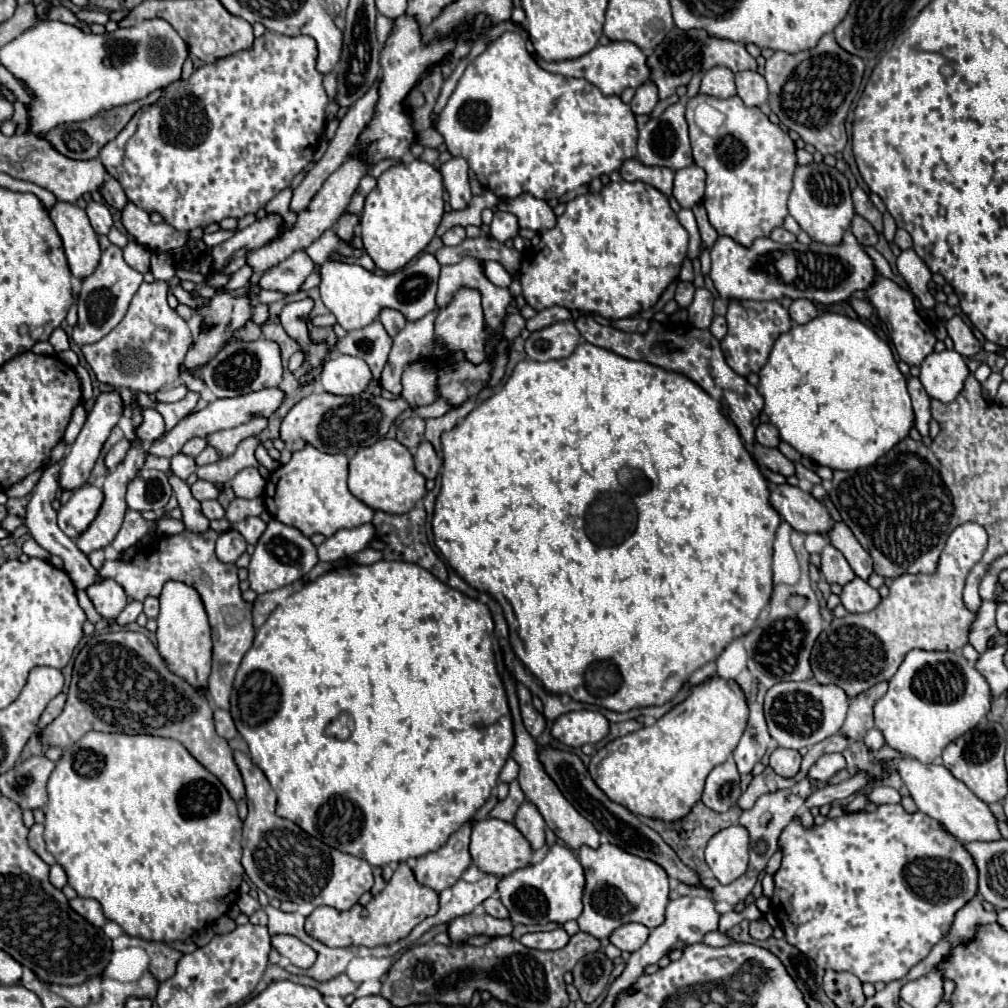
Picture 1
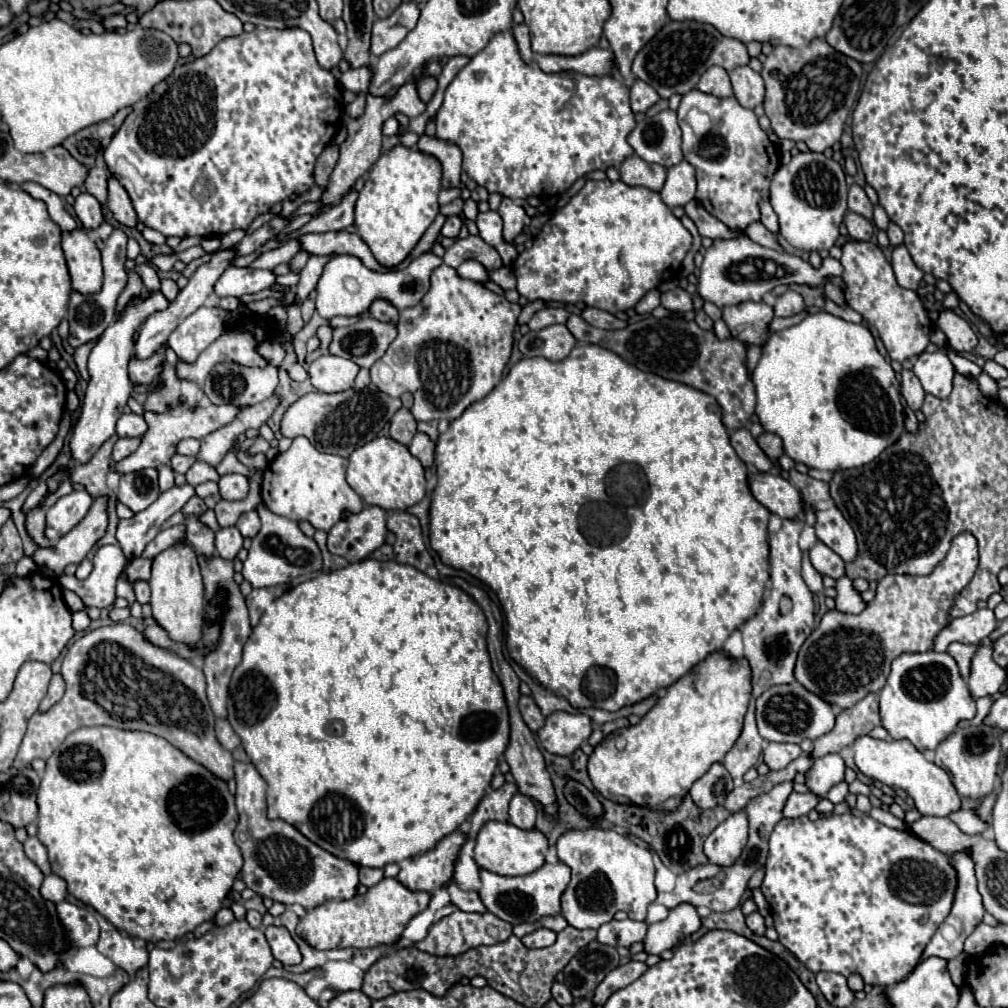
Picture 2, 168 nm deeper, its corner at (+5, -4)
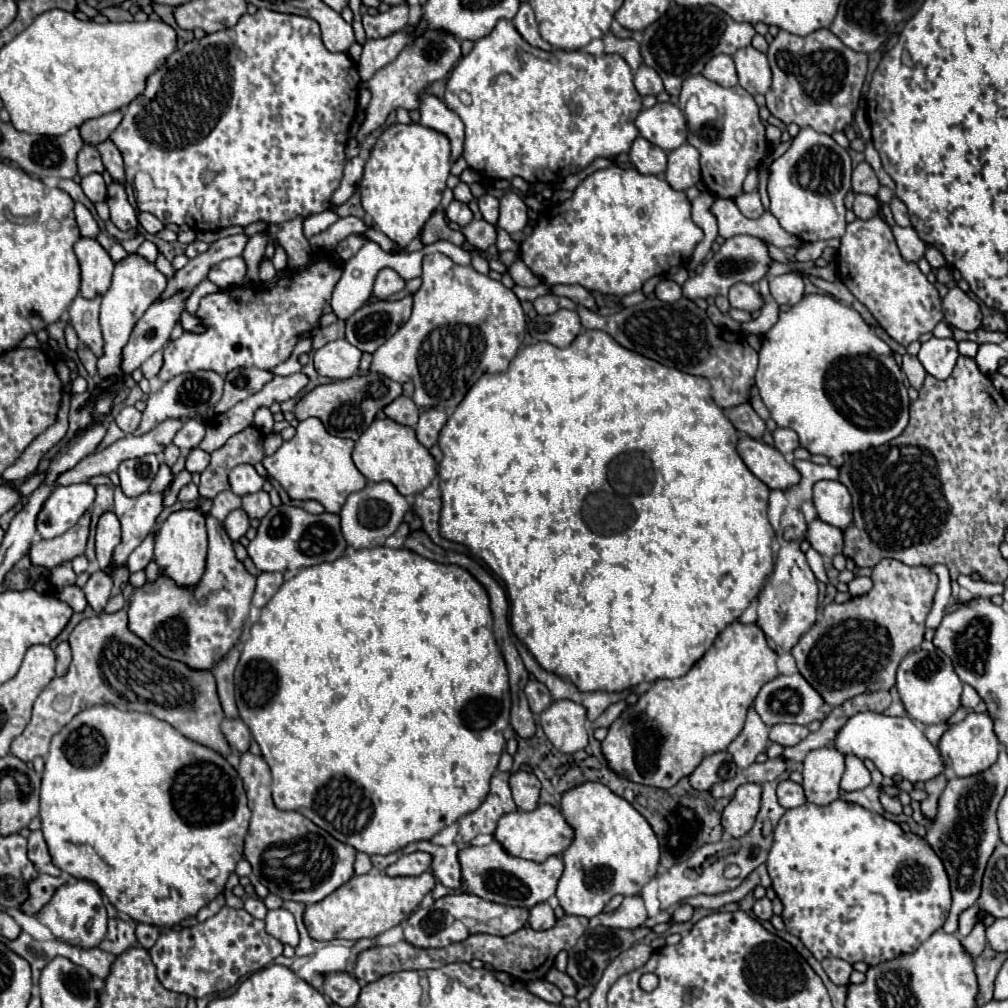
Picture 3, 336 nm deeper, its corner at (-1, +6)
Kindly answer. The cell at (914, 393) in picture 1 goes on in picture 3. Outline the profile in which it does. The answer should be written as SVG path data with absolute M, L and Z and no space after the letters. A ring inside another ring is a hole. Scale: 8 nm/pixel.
M909 353L903 355L903 373L907 375L911 387L915 387L915 389L923 387L923 381L925 381L927 373L925 373L925 369L923 369L923 365L917 357L913 357Z

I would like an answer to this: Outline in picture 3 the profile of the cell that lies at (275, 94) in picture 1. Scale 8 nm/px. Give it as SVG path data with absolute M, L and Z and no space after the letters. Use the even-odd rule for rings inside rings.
M259 9L255 15L245 13L239 23L233 29L223 29L211 35L205 35L203 39L189 41L183 49L173 51L171 57L159 65L159 69L149 77L151 81L145 87L145 95L141 93L135 101L131 101L125 107L123 121L119 127L111 133L111 141L121 151L125 159L125 173L127 179L133 181L137 171L147 171L153 177L155 187L165 189L167 195L161 201L149 201L143 203L137 199L139 211L153 213L163 225L175 223L175 225L189 225L193 231L219 231L231 225L247 227L255 221L267 221L267 223L283 223L291 221L295 217L307 217L313 213L321 213L329 209L329 197L339 187L343 177L343 165L345 165L345 143L347 143L347 131L351 121L357 113L357 93L359 93L359 75L355 63L349 59L347 53L329 53L321 41L321 31L317 21L309 17L299 15L285 15L275 13L267 9Z

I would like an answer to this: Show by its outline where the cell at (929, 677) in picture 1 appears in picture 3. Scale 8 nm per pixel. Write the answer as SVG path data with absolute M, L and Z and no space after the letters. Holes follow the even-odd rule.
M917 649L909 653L897 669L895 689L899 693L899 699L907 715L921 725L943 723L961 707L963 683L953 669L953 661L941 649L933 649L933 651Z

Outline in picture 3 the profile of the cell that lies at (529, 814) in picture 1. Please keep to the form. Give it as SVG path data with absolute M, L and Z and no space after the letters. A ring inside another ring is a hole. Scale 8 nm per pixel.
M517 771L511 775L511 791L513 791L513 799L517 803L517 809L533 811L539 803L541 783L533 773Z

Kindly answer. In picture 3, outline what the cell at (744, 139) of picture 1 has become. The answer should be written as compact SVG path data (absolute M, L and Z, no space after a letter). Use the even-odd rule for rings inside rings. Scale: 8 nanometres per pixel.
M703 75L689 77L683 83L681 101L687 101L691 95L699 97L699 105L705 107L709 103L709 105L715 105L719 111L715 125L703 127L705 131L701 129L701 131L689 135L689 143L701 153L703 183L713 197L735 201L739 195L743 195L745 175L751 169L757 169L759 163L773 151L771 143L765 137L765 125L759 117L759 107L755 103L753 95L749 95L743 87L735 85L735 87L725 89L719 83L705 79Z

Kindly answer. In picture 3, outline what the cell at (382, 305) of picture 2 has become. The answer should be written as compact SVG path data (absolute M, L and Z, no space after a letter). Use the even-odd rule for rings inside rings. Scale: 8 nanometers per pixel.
M383 269L383 271L379 271L379 275L375 279L373 295L379 299L387 299L389 295L399 293L403 287L405 287L405 281L393 269Z

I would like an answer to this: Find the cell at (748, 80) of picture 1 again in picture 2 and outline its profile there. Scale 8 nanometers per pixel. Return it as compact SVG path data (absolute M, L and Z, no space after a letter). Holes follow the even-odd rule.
M749 65L735 67L731 71L731 85L733 85L733 95L743 107L753 109L755 105L763 103L763 97L765 97L763 79Z

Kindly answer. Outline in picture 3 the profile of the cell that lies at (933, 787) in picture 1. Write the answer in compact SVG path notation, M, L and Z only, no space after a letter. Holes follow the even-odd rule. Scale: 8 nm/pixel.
M857 713L839 731L839 737L835 739L835 747L841 753L857 755L859 759L871 759L885 777L901 775L903 779L911 783L917 783L917 781L927 783L945 771L939 751L929 743L923 731L909 717L885 717L881 713Z

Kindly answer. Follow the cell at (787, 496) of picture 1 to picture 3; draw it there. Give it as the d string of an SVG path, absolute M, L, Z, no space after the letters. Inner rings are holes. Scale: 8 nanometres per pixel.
M741 437L737 451L749 467L749 471L755 477L759 477L769 489L787 491L789 487L801 481L799 471L793 465L789 465L775 447L769 447L763 441Z

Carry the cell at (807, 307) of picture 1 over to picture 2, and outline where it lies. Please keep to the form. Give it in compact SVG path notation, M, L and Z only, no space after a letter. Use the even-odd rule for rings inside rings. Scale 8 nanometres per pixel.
M787 289L781 297L777 297L773 311L777 317L791 317L791 315L803 311L803 307L805 307L803 297L799 293L795 293L793 289Z

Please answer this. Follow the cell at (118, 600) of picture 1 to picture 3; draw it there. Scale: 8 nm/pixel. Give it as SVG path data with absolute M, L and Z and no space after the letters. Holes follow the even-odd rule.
M105 513L99 519L95 541L97 541L97 563L99 563L99 569L105 571L105 573L113 573L115 567L111 565L111 559L113 559L115 547L121 541L121 527L119 527L119 521L117 521L117 517L113 513Z

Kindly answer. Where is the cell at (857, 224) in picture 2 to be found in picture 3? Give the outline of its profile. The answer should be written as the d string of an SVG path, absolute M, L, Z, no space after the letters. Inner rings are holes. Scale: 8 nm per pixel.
M855 195L855 201L853 201L853 213L857 215L857 219L871 219L877 215L877 209L879 209L879 201L875 197L867 197L867 195Z

